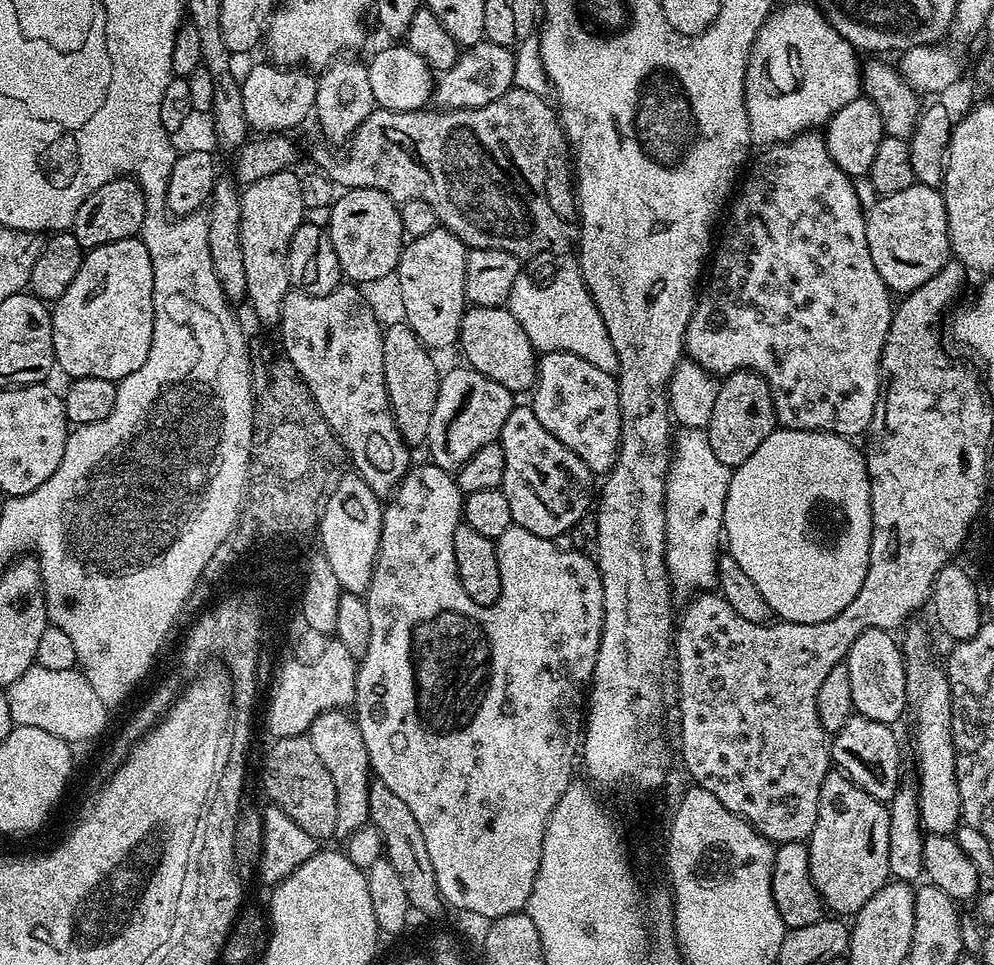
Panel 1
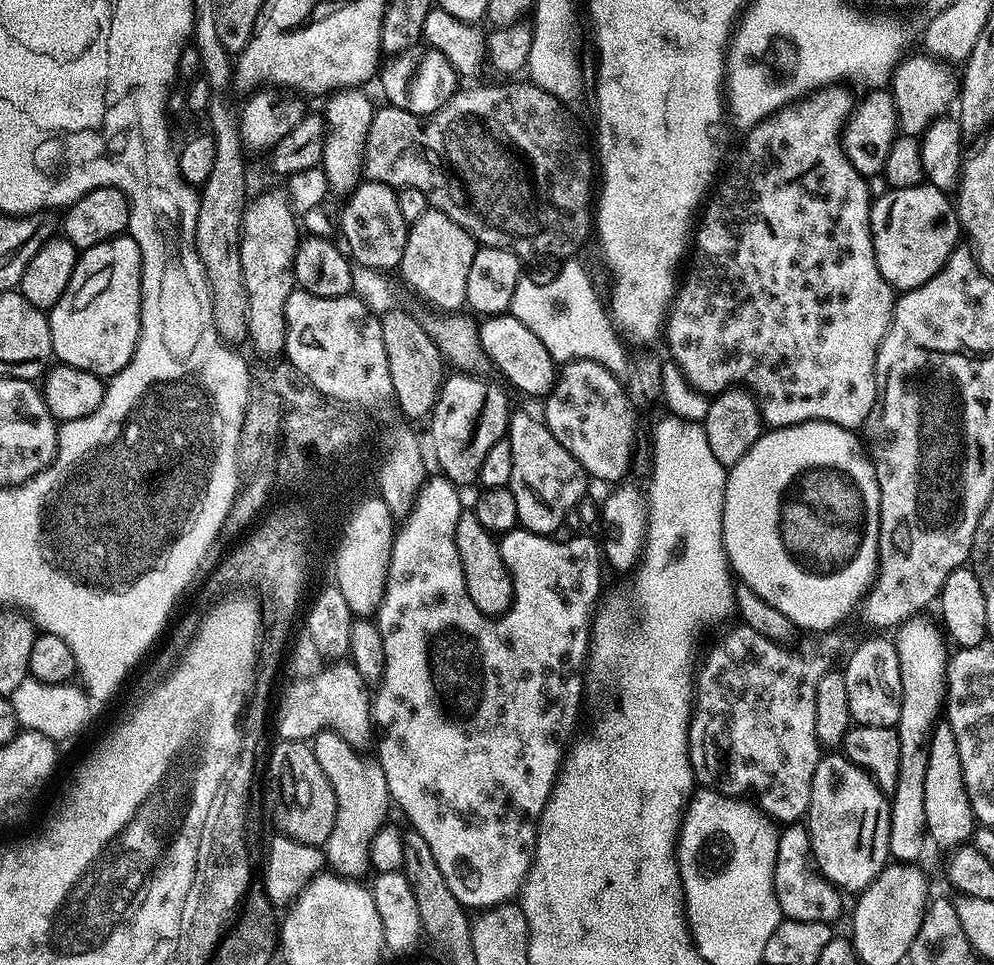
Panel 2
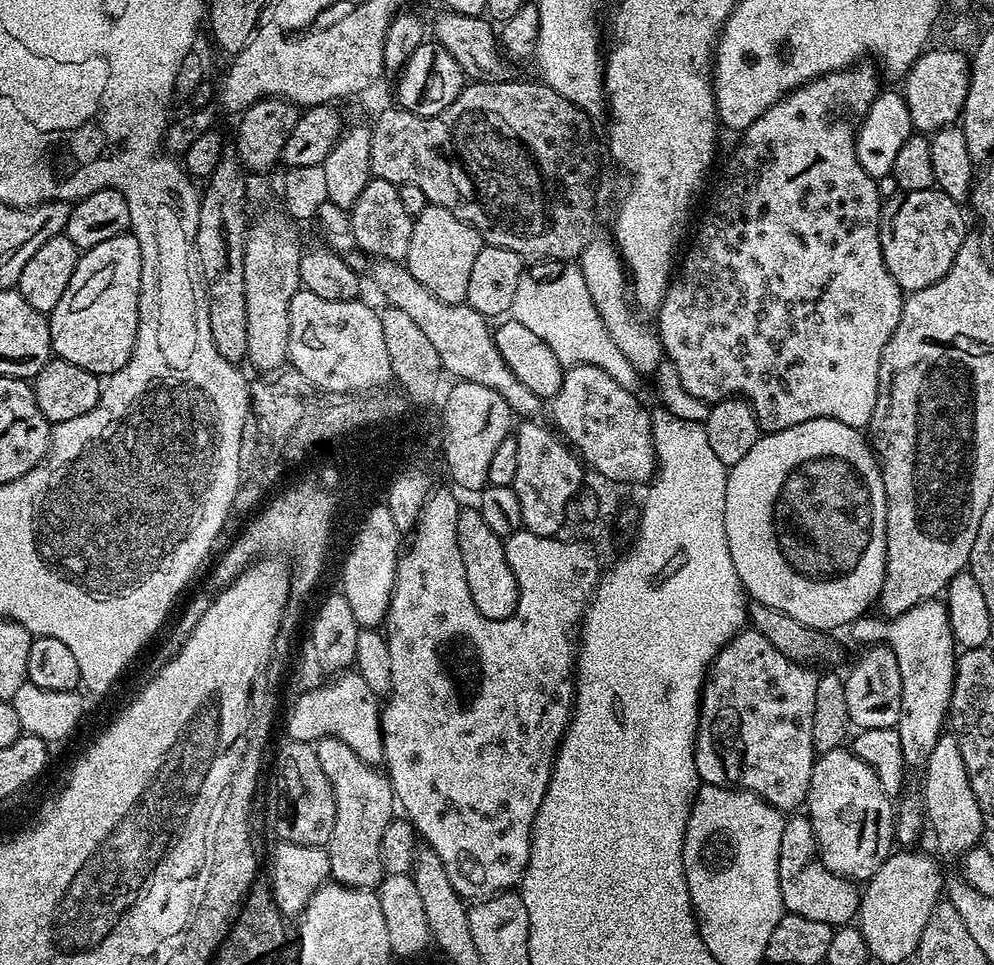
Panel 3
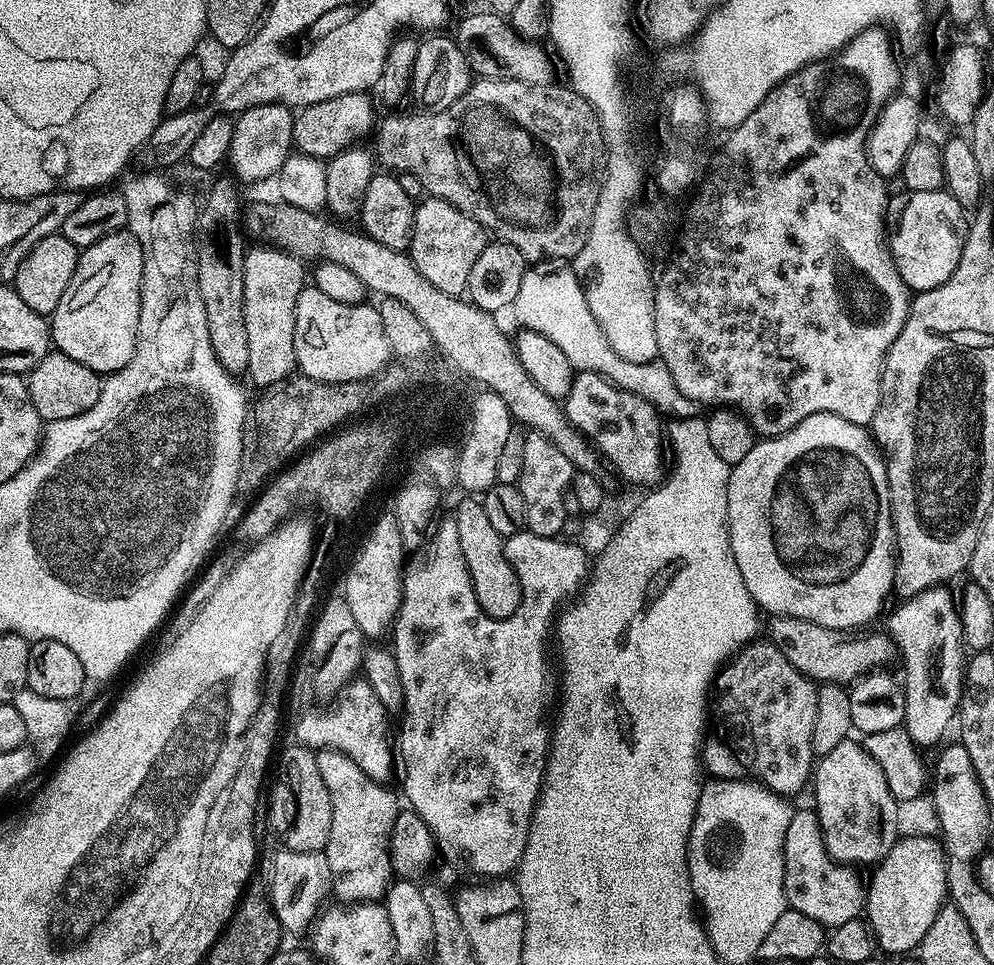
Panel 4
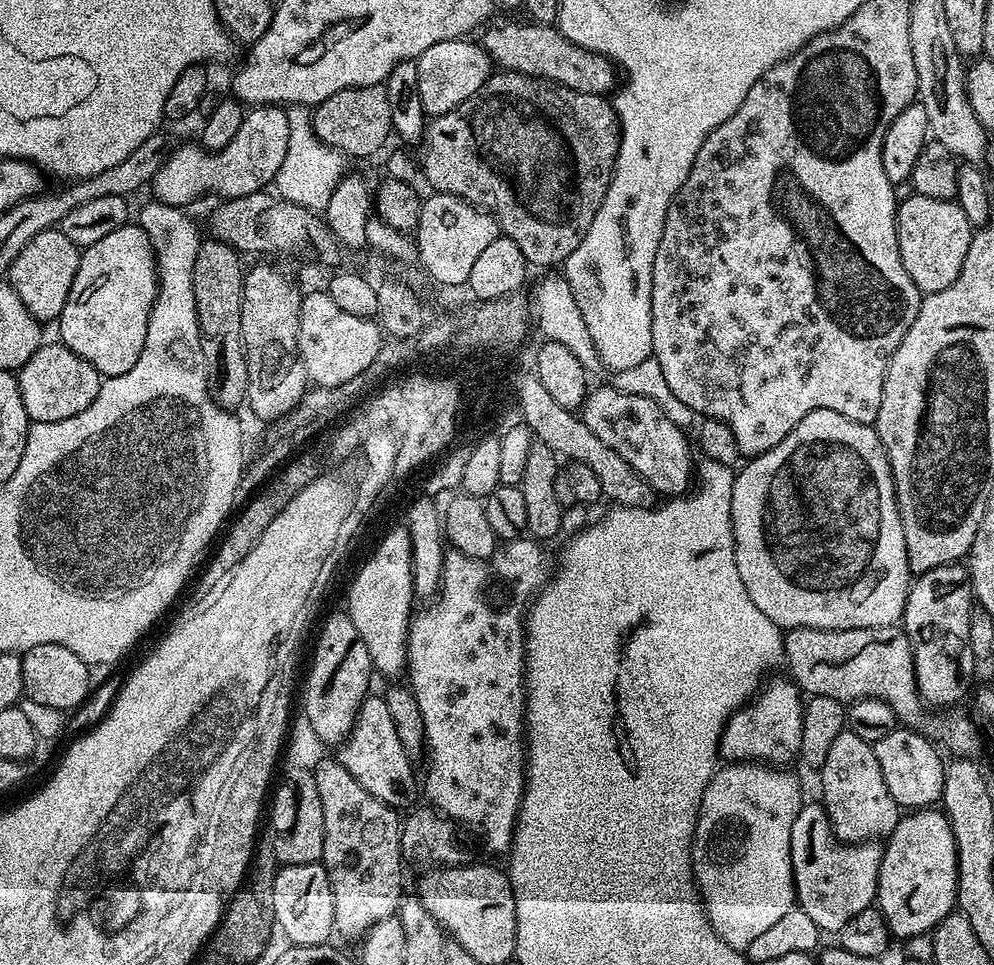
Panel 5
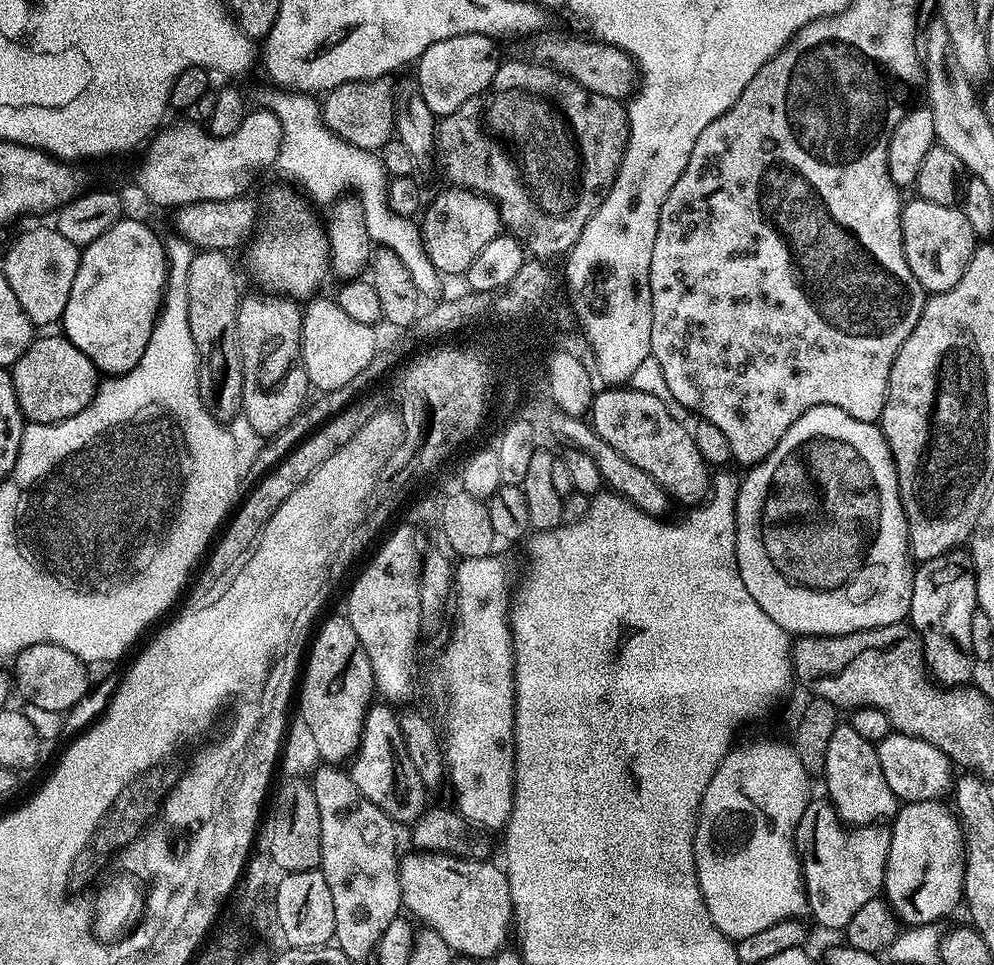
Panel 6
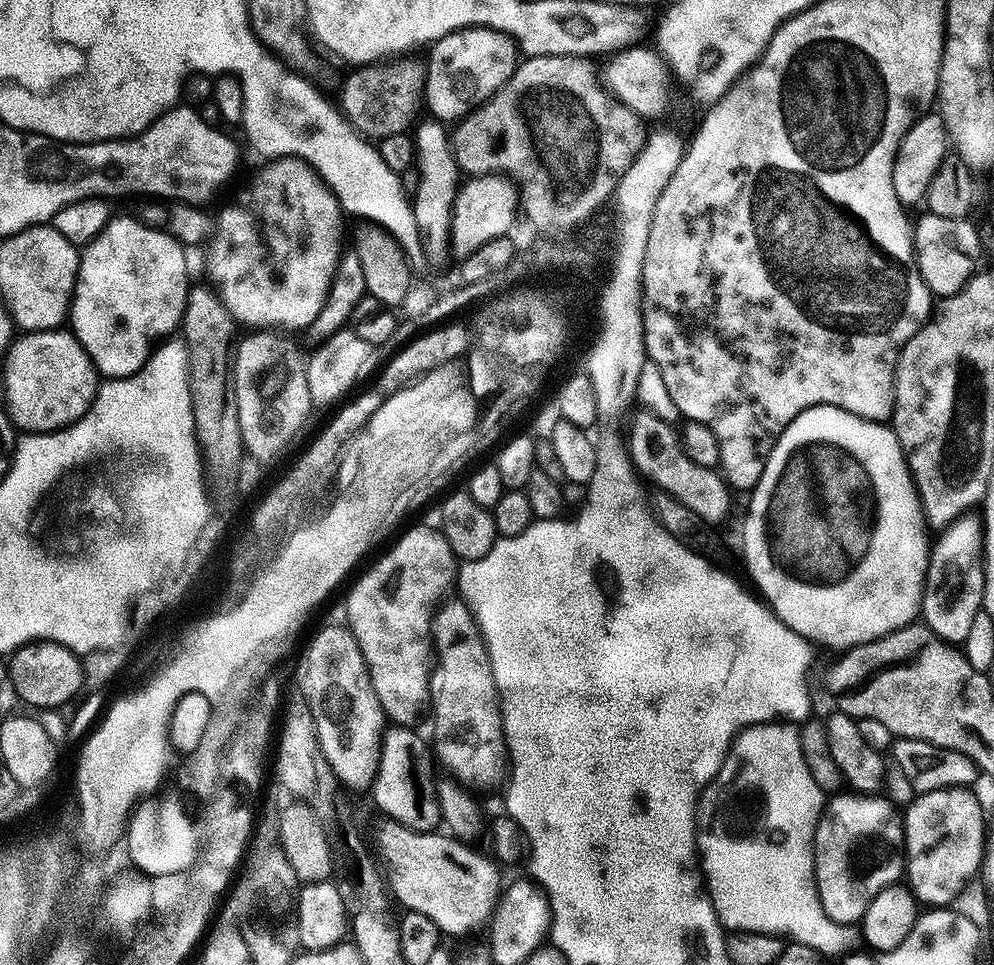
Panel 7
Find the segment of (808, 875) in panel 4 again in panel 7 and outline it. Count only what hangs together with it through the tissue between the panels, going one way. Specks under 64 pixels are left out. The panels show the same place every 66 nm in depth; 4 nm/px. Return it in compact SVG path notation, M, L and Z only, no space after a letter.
M836 794L827 801L826 810L816 826L814 851L816 854L816 889L822 910L839 924L859 925L866 914L866 906L874 902L882 890L893 887L901 879L904 868L904 821L901 813L888 800L879 795L861 798L856 794Z

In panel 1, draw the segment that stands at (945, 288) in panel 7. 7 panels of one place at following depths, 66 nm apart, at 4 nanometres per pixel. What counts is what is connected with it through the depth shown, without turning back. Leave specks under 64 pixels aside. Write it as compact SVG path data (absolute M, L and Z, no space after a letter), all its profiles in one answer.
M914 183L906 190L898 190L898 194L881 196L873 208L867 209L864 221L874 270L882 274L882 282L893 293L907 294L922 286L922 282L930 282L952 256L946 202L940 188Z

